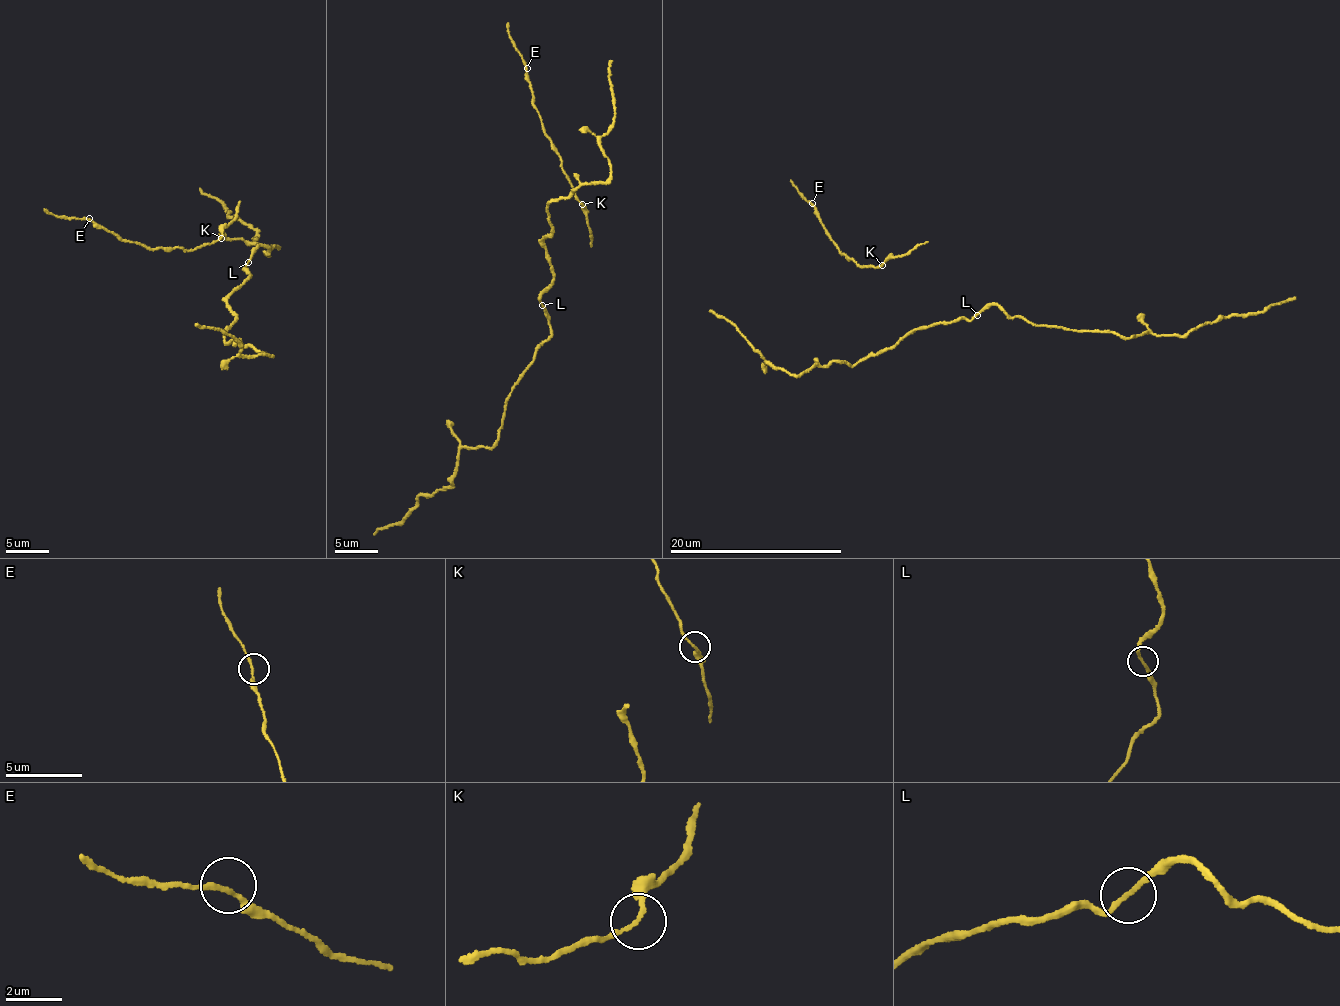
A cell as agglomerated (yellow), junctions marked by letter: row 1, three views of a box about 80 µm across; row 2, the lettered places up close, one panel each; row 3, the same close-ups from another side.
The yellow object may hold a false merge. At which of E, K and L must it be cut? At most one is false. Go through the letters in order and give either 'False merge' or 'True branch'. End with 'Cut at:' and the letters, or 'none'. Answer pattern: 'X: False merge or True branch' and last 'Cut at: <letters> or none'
E: True branch
K: True branch
L: True branch
Cut at: none

